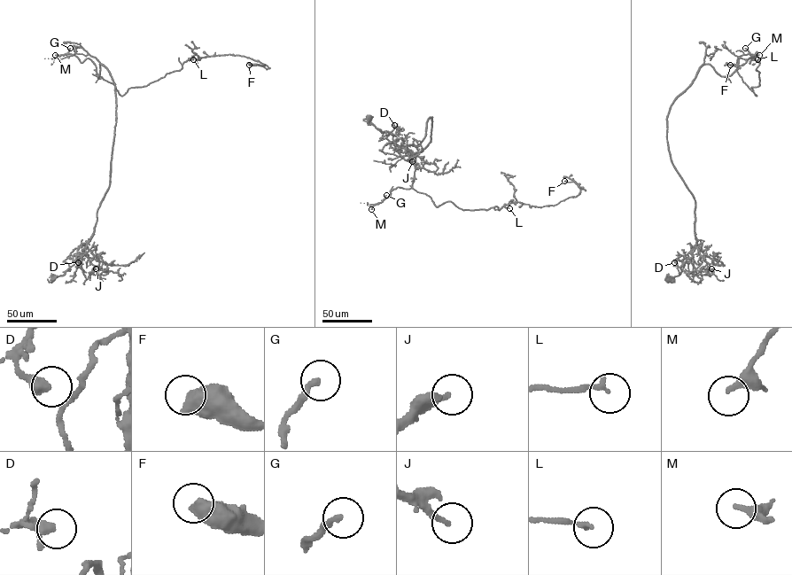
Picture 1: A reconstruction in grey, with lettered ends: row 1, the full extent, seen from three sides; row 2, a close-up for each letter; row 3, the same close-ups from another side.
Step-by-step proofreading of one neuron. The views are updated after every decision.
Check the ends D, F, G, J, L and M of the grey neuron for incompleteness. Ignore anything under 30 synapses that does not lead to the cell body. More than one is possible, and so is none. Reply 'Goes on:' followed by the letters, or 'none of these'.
Goes on: none of these

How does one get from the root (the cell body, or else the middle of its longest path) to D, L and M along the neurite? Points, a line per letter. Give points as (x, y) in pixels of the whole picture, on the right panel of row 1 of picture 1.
D: (698, 70), (693, 81), (675, 98), (667, 118), (671, 161), (695, 202), (696, 244), (682, 260), (674, 262)
L: (698, 70), (710, 64), (722, 76), (736, 71), (757, 96), (751, 88), (759, 85), (757, 59)
M: (698, 70), (710, 64), (721, 75), (730, 76), (736, 69), (741, 56), (759, 55)

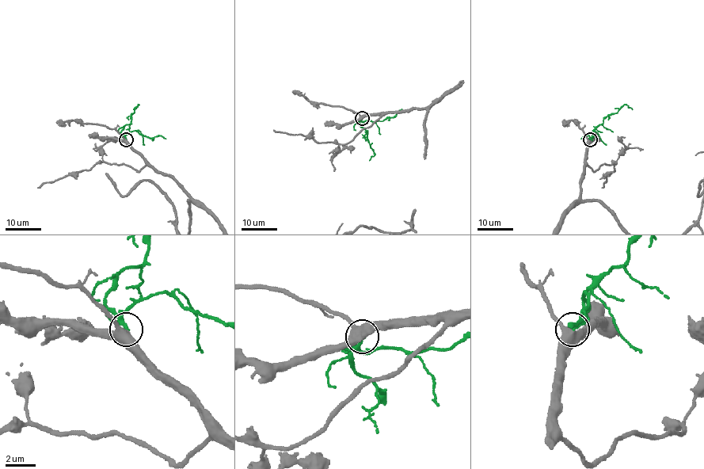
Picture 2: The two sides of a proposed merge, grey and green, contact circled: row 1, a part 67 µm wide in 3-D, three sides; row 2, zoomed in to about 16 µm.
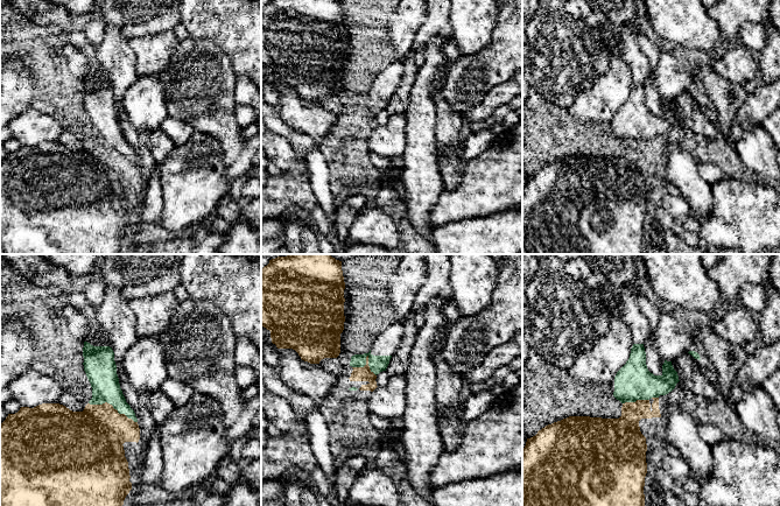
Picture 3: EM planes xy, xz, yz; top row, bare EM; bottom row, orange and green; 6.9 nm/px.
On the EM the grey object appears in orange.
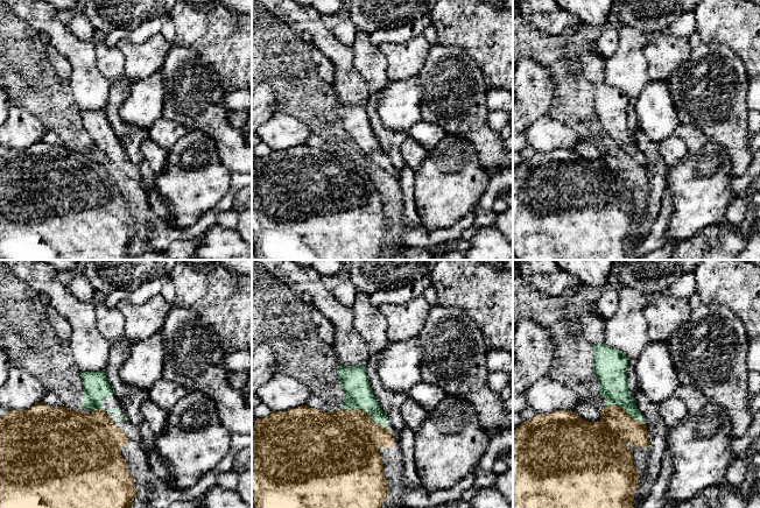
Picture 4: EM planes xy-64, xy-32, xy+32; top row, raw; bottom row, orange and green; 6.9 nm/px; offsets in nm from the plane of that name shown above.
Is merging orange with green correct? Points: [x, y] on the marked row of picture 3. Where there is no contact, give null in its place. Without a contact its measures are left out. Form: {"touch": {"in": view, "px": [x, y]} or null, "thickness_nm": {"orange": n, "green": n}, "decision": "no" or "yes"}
{"touch": {"in": "xy", "px": [112, 407]}, "thickness_nm": {"orange": 400, "green": 200}, "decision": "no"}

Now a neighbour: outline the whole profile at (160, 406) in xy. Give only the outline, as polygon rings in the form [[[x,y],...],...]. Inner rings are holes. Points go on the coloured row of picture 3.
[[[159,389],[150,394],[147,408],[156,424],[161,426],[173,414],[175,405],[166,394],[162,393],[162,391]]]

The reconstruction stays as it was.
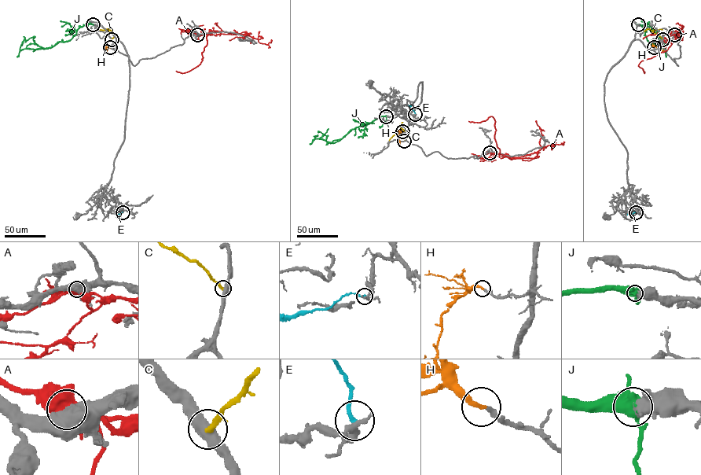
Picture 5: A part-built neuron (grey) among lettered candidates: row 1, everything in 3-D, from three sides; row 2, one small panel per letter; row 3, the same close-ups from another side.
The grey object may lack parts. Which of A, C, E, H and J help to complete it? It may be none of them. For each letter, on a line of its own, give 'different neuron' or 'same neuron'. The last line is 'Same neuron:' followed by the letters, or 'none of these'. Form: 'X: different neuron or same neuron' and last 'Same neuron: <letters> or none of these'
A: different neuron
C: different neuron
E: different neuron
H: same neuron
J: same neuron
Same neuron: H, J

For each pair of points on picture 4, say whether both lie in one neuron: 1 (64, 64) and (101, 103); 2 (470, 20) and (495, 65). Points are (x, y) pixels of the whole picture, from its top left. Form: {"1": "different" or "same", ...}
{"1": "different", "2": "same"}

